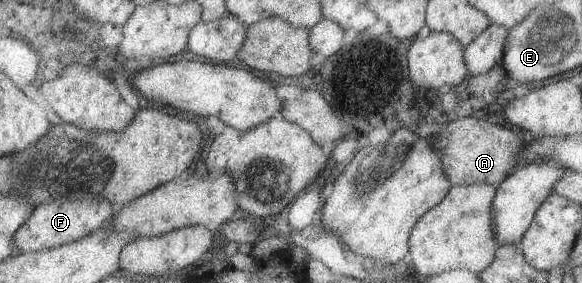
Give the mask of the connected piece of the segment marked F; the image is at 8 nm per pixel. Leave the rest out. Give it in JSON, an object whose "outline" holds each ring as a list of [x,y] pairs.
{"outline":[[[59,199],[39,205],[31,219],[27,220],[27,223],[23,224],[23,227],[16,233],[17,251],[33,253],[83,239],[108,225],[114,218],[116,209],[106,199],[100,202]]]}

